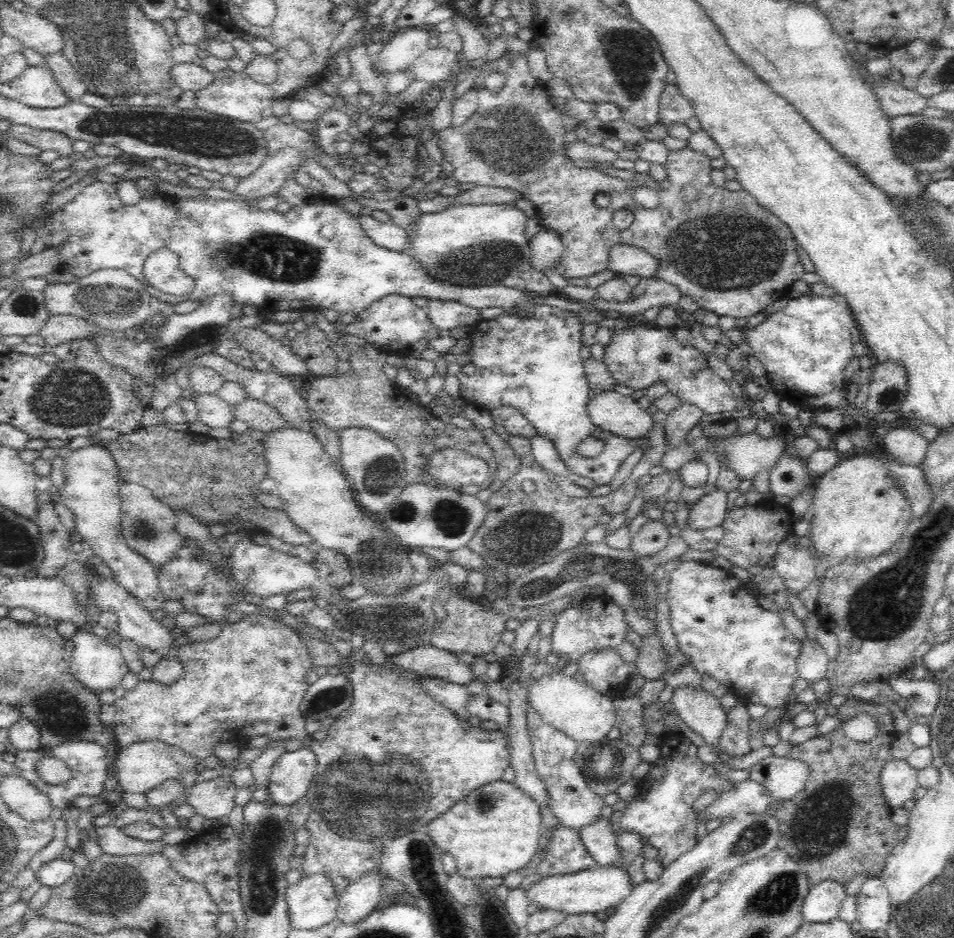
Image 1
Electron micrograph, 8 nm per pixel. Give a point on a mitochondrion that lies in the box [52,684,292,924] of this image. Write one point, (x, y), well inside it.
(267, 841)

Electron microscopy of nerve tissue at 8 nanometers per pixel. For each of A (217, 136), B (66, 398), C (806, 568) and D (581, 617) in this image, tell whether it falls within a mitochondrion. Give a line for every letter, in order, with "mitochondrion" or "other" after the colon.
A: mitochondrion
B: mitochondrion
C: other
D: other

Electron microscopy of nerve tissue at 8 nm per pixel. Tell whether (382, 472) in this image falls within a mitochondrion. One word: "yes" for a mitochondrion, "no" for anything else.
yes

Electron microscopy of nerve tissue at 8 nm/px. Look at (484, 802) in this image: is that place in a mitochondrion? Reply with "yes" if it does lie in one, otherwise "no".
yes

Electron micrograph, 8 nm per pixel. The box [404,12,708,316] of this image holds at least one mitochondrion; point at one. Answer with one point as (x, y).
(514, 140)

